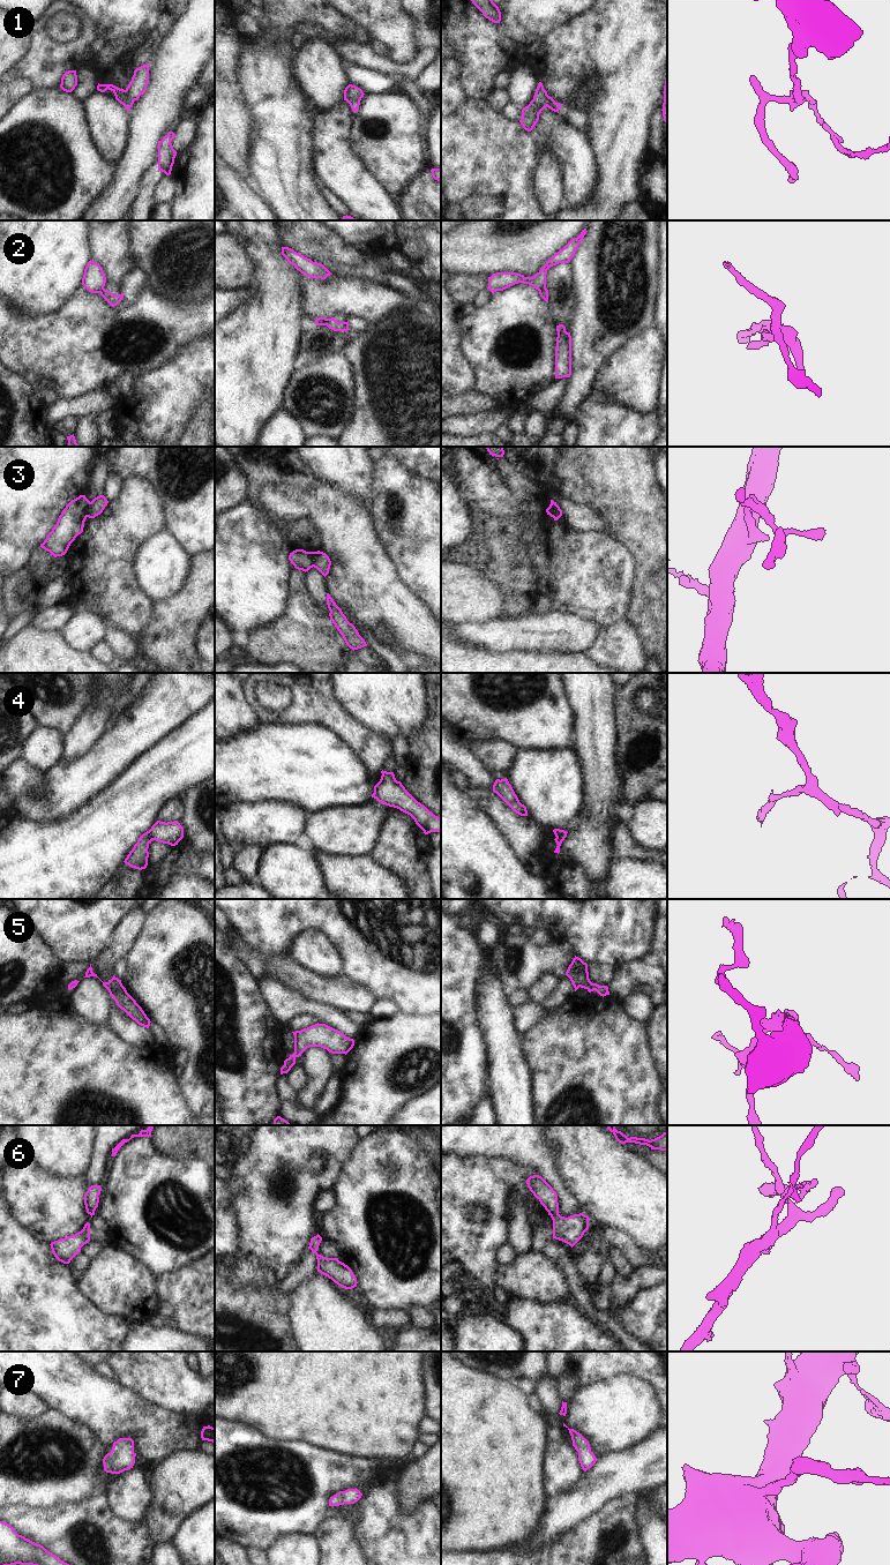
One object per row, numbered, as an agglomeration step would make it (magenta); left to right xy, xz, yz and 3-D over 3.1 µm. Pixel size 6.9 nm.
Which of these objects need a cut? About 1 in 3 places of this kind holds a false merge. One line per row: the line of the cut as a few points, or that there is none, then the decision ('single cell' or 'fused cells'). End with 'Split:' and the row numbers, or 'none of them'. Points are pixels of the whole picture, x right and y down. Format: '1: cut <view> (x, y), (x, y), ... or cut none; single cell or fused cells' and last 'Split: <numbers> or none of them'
1: cut xy (125, 90), (126, 100), (133, 102); fused cells
2: cut xz (328, 319), (324, 324); fused cells
3: cut xy (90, 502), (87, 516); fused cells
4: cut xy (148, 831), (152, 839); fused cells
5: cut none; single cell
6: cut none; single cell
7: cut none; single cell
Split: 1, 2, 3, 4

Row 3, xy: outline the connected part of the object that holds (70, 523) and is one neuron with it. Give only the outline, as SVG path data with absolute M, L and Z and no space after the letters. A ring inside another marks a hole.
M85 495L72 500L62 510L57 524L40 544L40 547L54 557L65 555L70 544L83 532L89 503Z

